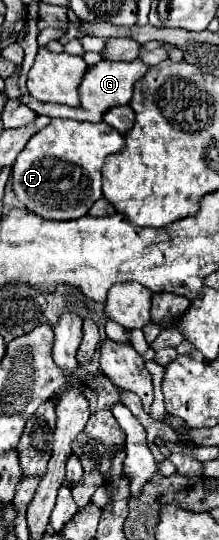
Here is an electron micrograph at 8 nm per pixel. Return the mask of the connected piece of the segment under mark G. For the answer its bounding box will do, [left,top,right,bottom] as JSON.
[18,58,148,122]

